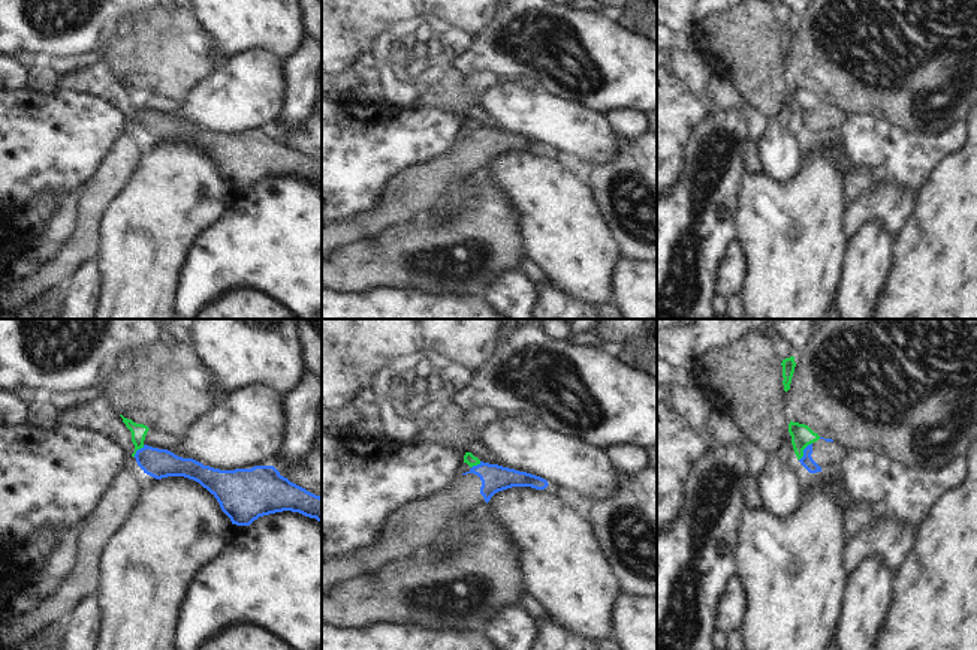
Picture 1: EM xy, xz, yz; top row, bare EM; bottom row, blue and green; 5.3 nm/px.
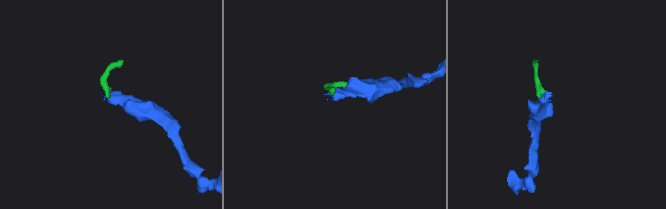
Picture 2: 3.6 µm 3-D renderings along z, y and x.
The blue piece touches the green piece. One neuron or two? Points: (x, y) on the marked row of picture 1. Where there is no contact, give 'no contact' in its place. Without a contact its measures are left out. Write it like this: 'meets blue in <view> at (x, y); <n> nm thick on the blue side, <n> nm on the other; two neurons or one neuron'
meets blue in yz at (804, 451); 70 nm thick on the blue side, 120 nm on the other; two neurons

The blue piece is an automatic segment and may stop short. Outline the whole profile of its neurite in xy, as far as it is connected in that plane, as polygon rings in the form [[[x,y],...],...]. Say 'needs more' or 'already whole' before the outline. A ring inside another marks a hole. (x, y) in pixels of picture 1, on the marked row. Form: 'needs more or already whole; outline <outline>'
already whole; outline [[[148,445],[138,449],[135,458],[144,473],[156,479],[184,476],[199,482],[217,499],[232,524],[250,526],[259,517],[283,511],[322,523],[322,497],[290,482],[274,466],[220,470]]]

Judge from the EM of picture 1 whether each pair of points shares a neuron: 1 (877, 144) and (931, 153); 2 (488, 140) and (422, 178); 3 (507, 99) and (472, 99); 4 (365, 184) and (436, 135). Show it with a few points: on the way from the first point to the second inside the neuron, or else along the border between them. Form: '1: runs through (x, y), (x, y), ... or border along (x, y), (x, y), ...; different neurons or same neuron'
1: runs through (890, 153), (917, 153); same neuron
2: runs through (472, 153), (439, 175); same neuron
3: border along (485, 92), (479, 104); different neurons
4: runs through (383, 166), (418, 135); same neuron

